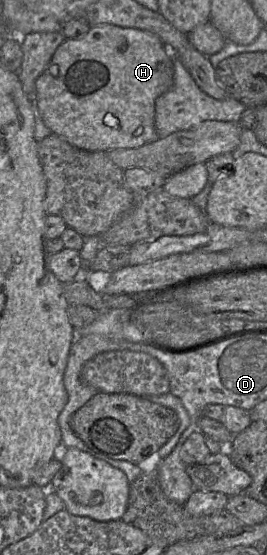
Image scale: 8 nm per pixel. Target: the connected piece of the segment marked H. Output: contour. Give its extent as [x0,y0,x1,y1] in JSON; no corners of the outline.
[35,24,174,151]

